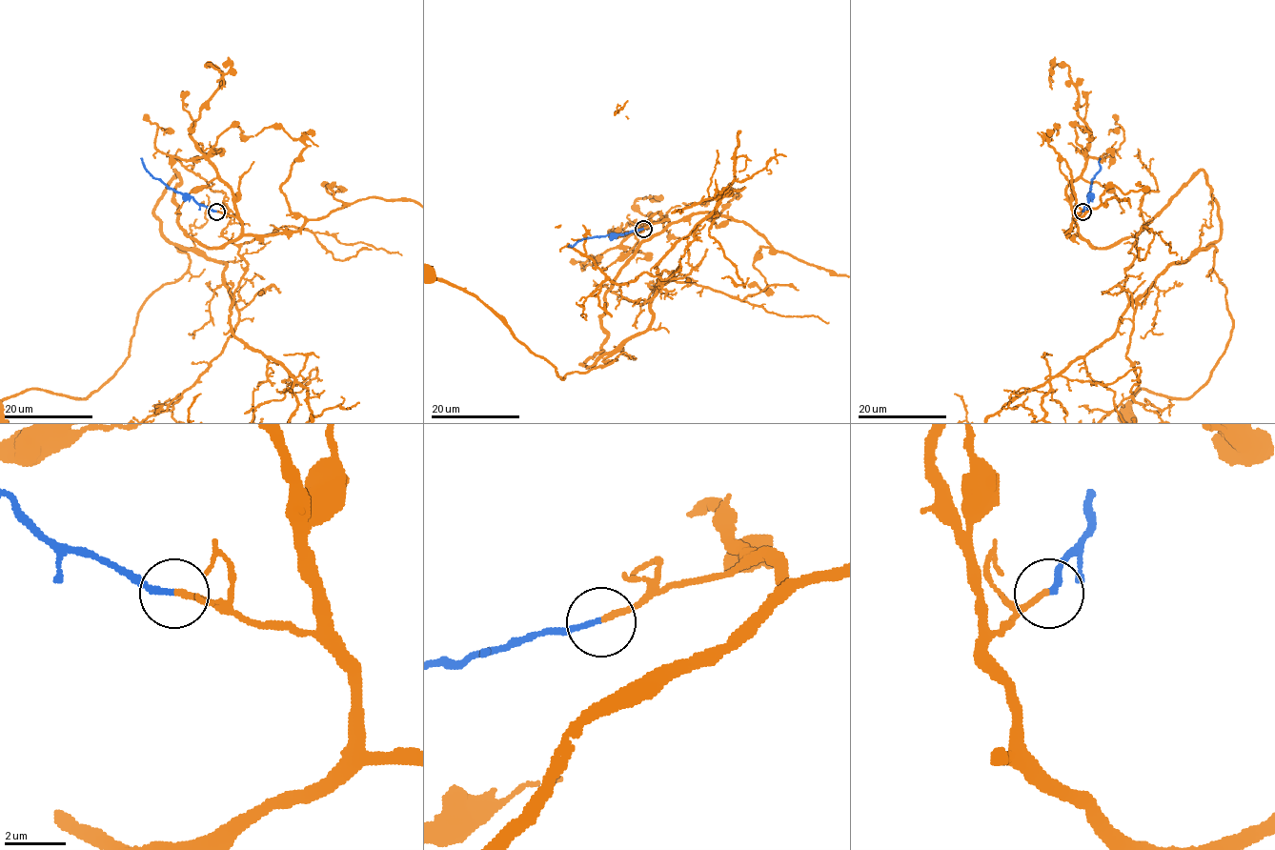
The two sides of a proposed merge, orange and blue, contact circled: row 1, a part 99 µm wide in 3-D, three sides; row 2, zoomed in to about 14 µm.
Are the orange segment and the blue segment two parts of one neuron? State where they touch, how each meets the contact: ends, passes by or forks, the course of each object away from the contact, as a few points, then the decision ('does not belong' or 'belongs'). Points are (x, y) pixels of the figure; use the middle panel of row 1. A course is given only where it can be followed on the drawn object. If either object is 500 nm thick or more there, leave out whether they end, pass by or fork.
(643, 229) | orange ends | blue ends | orange via (643, 228), (669, 223), (605, 293), (607, 341), (581, 363), (617, 360), (562, 379), (478, 299) | blue via (643, 228), (582, 238), (574, 246), (568, 246) | belongs

